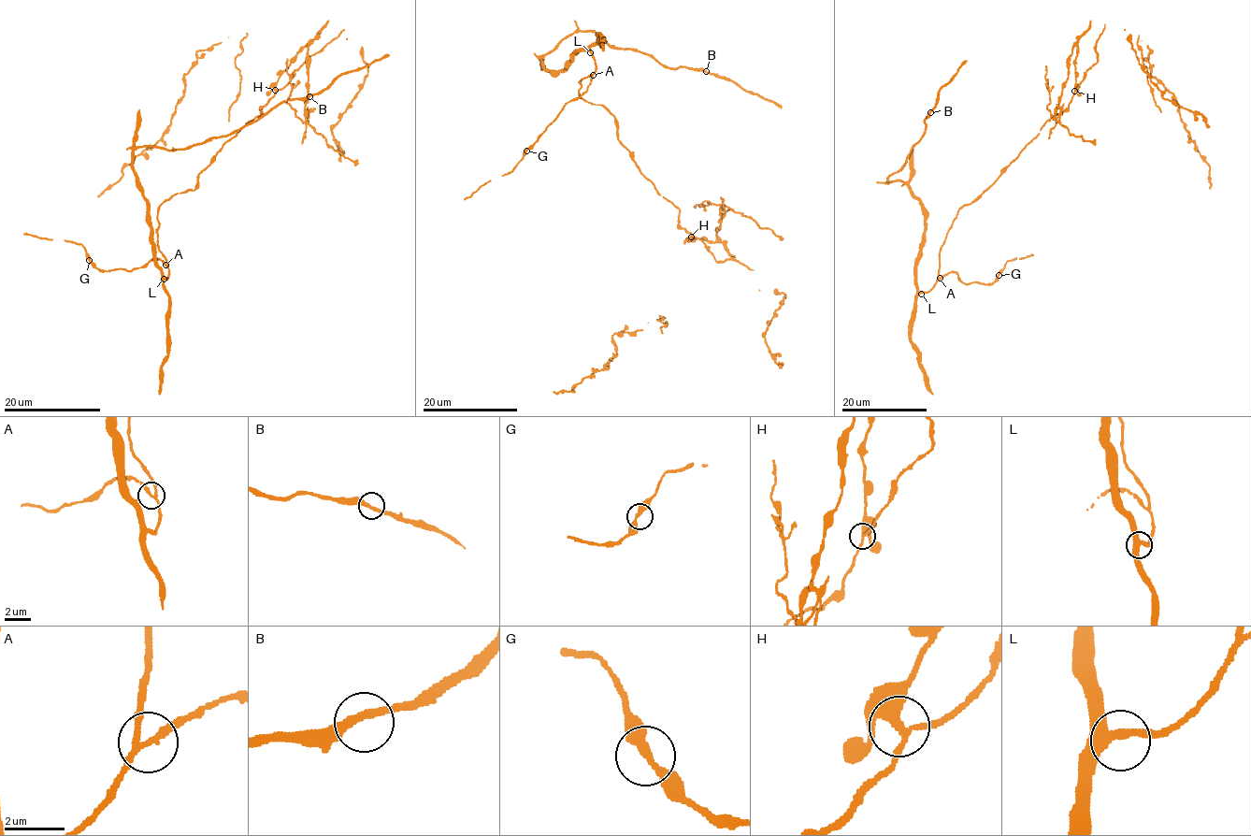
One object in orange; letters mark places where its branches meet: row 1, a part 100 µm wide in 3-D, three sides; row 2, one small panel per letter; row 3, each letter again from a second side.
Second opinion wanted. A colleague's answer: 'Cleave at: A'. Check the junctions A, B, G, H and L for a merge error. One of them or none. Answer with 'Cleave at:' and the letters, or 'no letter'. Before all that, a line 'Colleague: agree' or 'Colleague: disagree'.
Colleague: disagree
Cleave at: H

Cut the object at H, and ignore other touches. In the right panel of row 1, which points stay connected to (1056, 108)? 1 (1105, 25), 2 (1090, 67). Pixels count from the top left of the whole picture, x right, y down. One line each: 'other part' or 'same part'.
1: other part
2: other part

